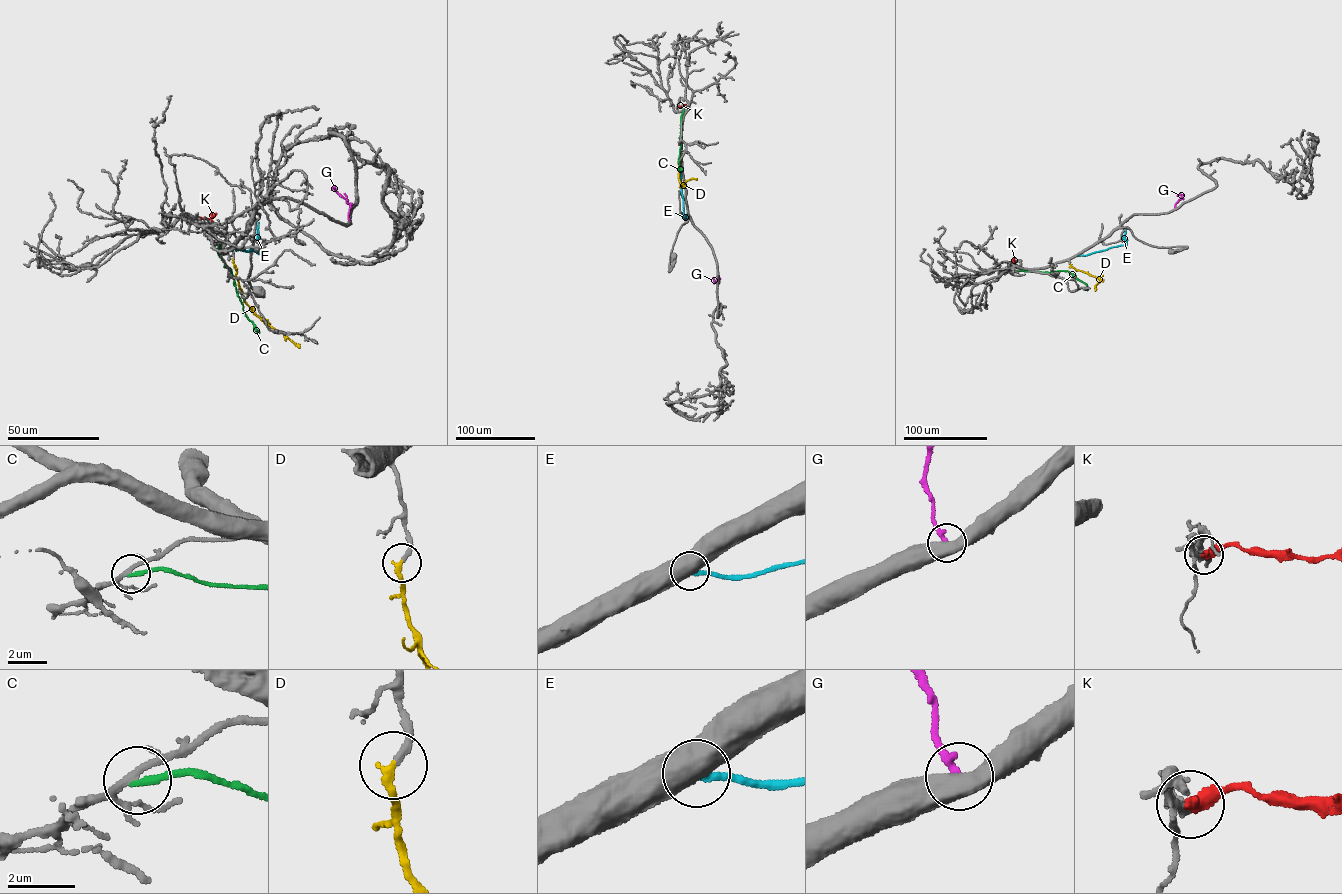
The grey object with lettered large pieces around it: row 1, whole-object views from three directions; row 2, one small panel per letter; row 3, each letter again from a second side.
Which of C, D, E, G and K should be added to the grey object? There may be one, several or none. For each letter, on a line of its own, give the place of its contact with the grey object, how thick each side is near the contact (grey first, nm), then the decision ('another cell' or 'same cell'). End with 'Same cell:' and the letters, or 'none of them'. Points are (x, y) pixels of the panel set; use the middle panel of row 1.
C: contact (684, 108); calibres 160 and 190 nm; another cell
D: contact (681, 158); calibres 240 and 260 nm; same cell
E: contact (681, 166); calibres 700 and 260 nm; another cell
G: contact (718, 274); calibres 600 and 280 nm; another cell
K: contact (678, 106); calibres 200 and 500 nm; another cell
Same cell: D

